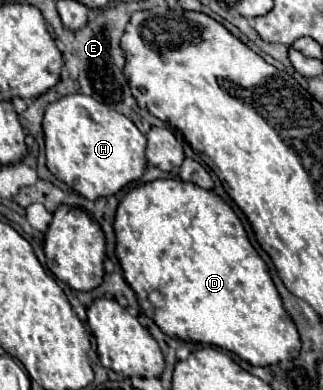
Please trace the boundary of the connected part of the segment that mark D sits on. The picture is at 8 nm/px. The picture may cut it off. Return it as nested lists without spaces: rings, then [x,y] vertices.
[[[155,179],[151,183],[145,183],[145,185],[139,185],[135,189],[131,189],[119,203],[117,207],[117,215],[115,215],[115,235],[117,235],[117,259],[123,267],[123,275],[127,279],[127,283],[131,285],[131,289],[135,291],[137,295],[137,301],[141,305],[141,309],[149,315],[149,301],[147,301],[147,293],[149,291],[159,291],[163,293],[165,297],[165,307],[163,309],[155,309],[153,311],[153,321],[159,325],[159,329],[169,335],[169,337],[177,337],[177,339],[183,339],[183,341],[191,341],[191,343],[203,343],[203,345],[215,345],[215,347],[221,347],[221,349],[227,349],[235,355],[239,355],[243,361],[251,363],[251,365],[273,365],[273,363],[279,363],[279,361],[291,361],[295,359],[295,355],[299,355],[299,349],[301,349],[301,339],[299,339],[299,333],[297,333],[297,327],[293,323],[293,319],[289,317],[289,313],[285,311],[283,303],[281,303],[281,297],[273,285],[273,279],[269,275],[269,267],[267,263],[259,257],[259,253],[255,251],[255,247],[251,245],[247,233],[245,233],[245,227],[241,223],[241,219],[237,217],[237,213],[213,191],[207,191],[207,189],[201,189],[193,183],[185,183],[181,179]]]

